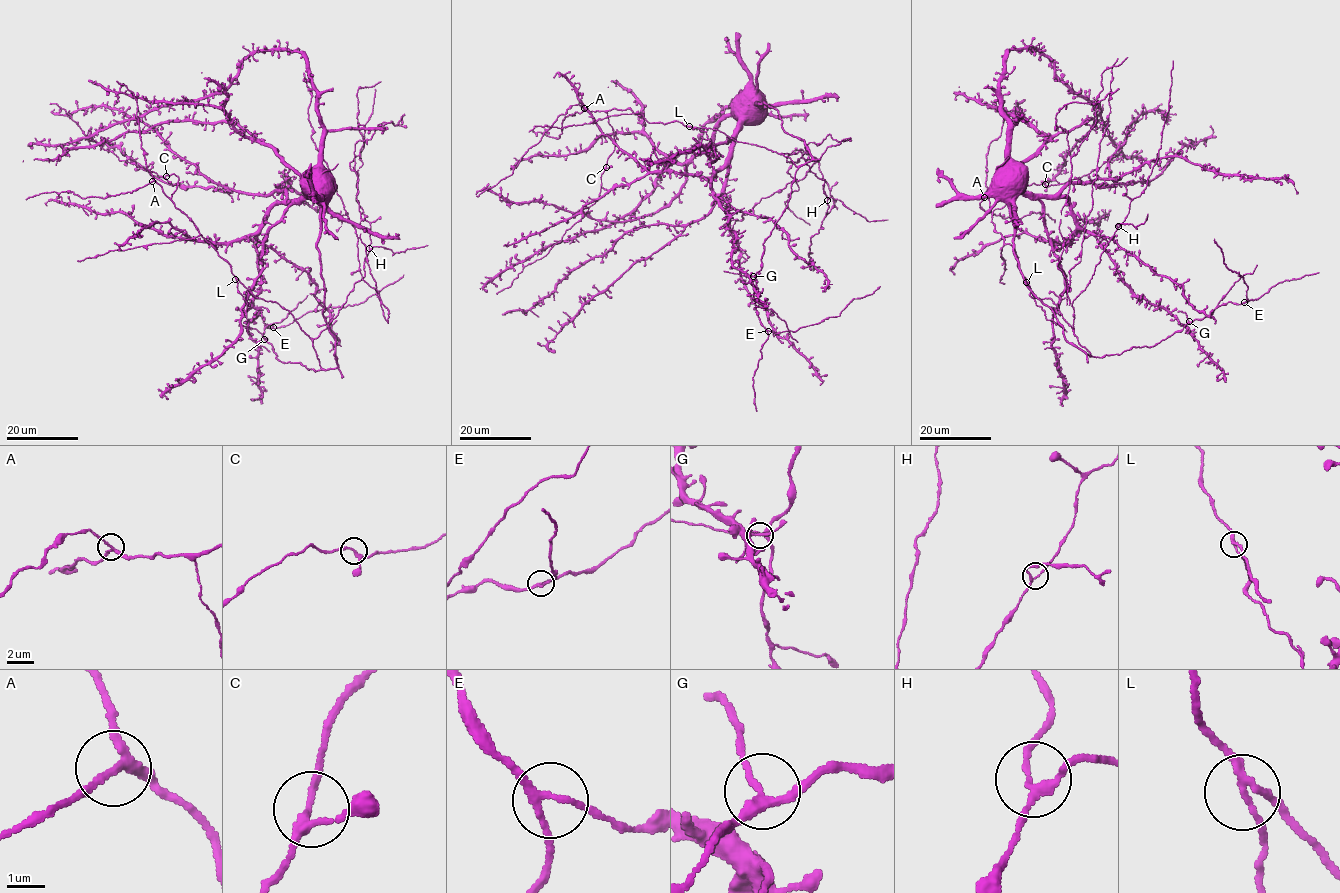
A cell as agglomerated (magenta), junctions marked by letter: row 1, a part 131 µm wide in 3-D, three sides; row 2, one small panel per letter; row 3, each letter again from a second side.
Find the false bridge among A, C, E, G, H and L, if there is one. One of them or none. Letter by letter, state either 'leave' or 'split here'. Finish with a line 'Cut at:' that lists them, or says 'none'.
A: leave
C: leave
E: leave
G: leave
H: leave
L: split here
Cut at: L

